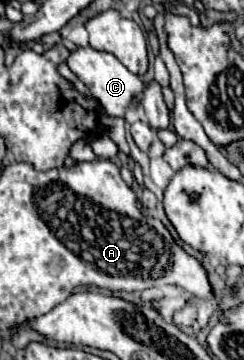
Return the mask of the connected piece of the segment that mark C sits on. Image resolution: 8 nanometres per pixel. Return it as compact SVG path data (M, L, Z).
M89 45L87 47L77 47L75 51L71 51L71 55L67 57L65 63L89 87L89 91L101 103L101 107L105 109L107 115L123 117L127 107L133 105L135 101L139 101L139 97L143 93L141 79L135 73L131 73L113 53L97 51L93 47L89 47Z

